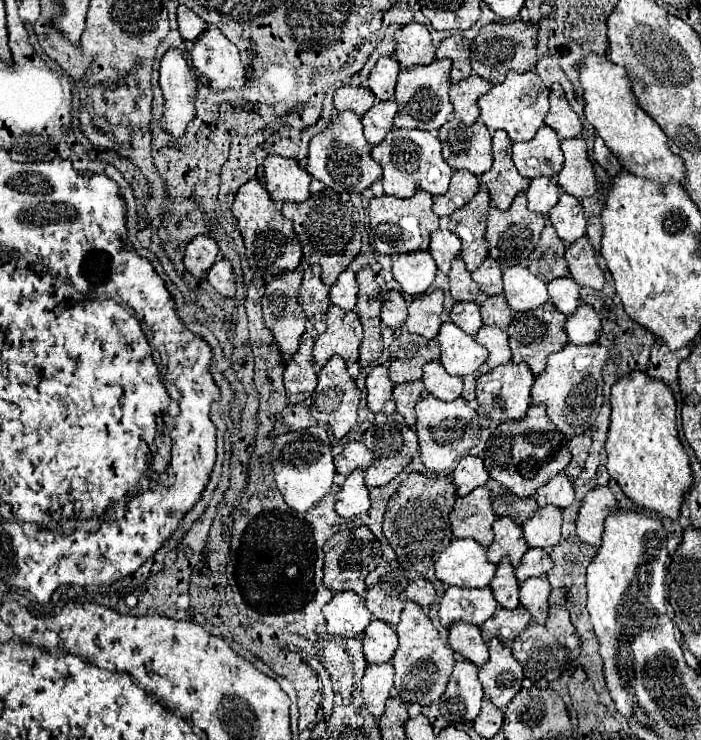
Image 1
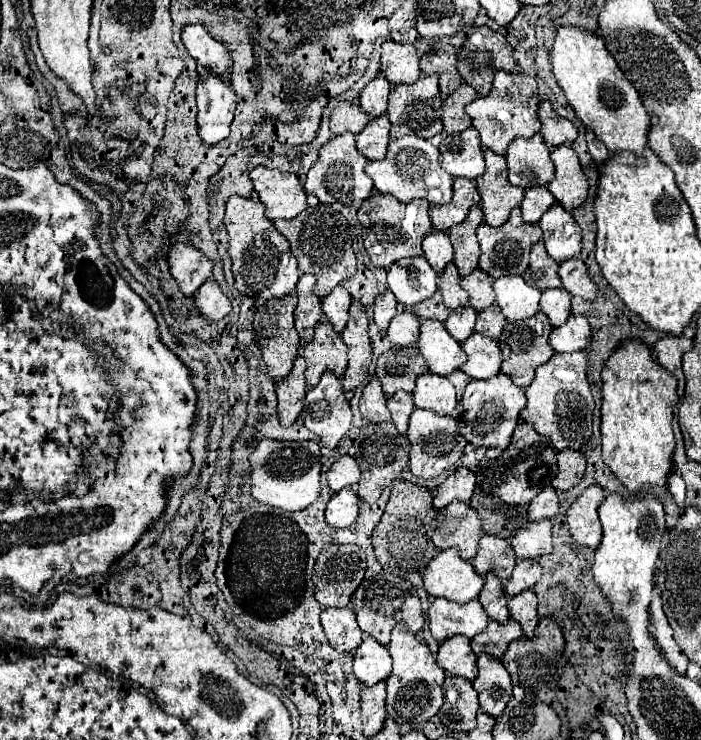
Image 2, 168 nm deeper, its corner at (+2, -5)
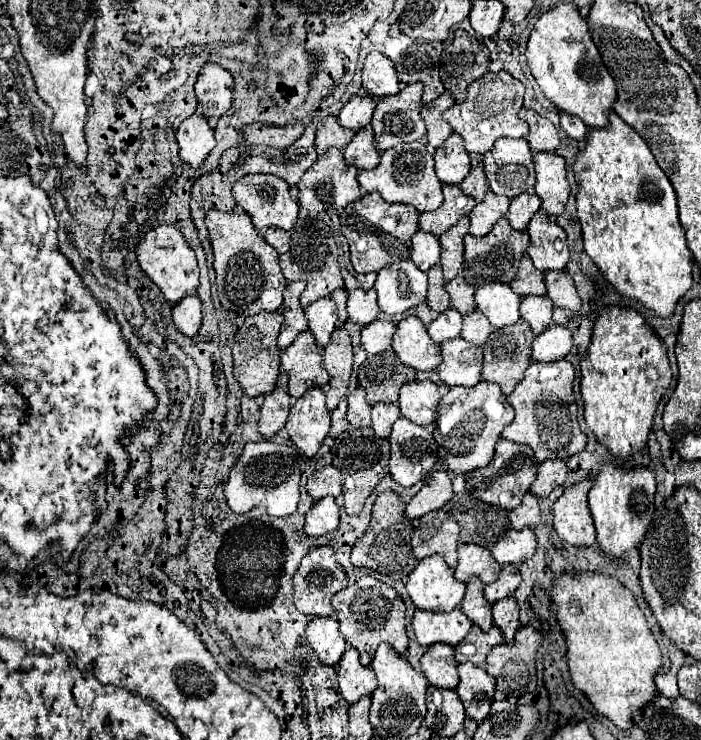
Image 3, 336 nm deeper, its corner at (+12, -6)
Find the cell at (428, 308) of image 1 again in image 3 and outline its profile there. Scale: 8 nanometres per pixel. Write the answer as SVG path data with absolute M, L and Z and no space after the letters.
M374 320L372 324L362 328L362 346L370 354L386 352L386 350L392 348L392 332L396 332L396 324L394 322Z

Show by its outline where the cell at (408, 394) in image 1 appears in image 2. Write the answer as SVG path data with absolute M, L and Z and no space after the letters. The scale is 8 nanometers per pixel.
M398 391L394 397L388 399L388 411L392 413L392 421L398 429L400 435L406 435L406 427L408 427L408 417L414 411L414 403L412 403L412 395L406 391Z

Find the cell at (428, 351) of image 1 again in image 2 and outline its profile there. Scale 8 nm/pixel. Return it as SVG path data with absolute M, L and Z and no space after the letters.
M414 345L392 347L388 353L380 355L374 369L386 397L392 397L400 389L412 393L416 377L426 371L426 361L418 355L418 347Z

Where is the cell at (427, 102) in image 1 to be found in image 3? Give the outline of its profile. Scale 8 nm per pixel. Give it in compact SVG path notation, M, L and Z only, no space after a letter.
M406 84L398 94L380 98L372 128L376 136L376 148L386 150L400 142L420 140L424 136L424 120L420 116L422 84Z

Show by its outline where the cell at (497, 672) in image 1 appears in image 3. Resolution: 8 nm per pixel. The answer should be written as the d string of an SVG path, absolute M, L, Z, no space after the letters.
M458 664L460 684L456 688L466 716L482 722L488 712L490 704L494 702L494 676L490 676L486 670L474 666L474 664Z

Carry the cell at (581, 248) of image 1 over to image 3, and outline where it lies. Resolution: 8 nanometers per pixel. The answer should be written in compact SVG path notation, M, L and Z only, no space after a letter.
M548 270L544 282L546 282L548 296L554 302L554 306L568 308L568 310L580 310L582 308L574 280L570 278L570 274L566 270Z

